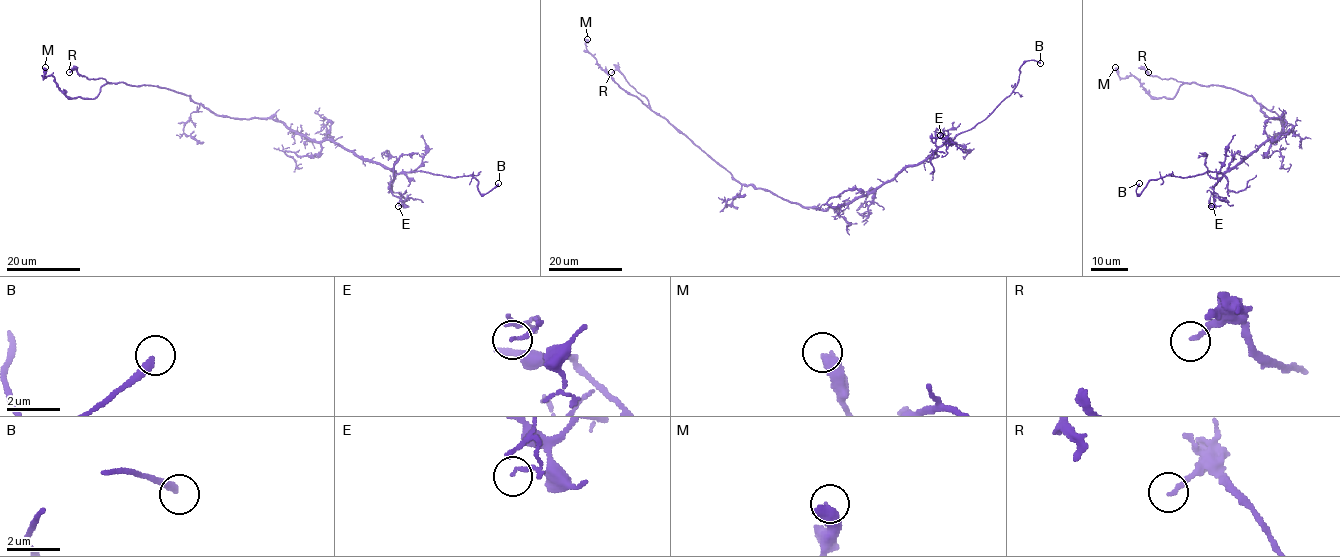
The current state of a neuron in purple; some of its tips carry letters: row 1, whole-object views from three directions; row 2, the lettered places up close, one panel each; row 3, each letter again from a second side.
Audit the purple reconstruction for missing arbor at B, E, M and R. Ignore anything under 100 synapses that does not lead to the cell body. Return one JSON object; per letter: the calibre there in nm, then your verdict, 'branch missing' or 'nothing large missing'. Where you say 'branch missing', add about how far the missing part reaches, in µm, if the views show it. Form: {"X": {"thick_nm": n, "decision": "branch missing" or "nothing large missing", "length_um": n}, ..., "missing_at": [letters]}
{"B": {"thick_nm": 280, "decision": "branch missing", "length_um": 10}, "E": {"thick_nm": 120, "decision": "nothing large missing"}, "M": {"thick_nm": 460, "decision": "nothing large missing"}, "R": {"thick_nm": 160, "decision": "nothing large missing"}, "missing_at": ["B"]}

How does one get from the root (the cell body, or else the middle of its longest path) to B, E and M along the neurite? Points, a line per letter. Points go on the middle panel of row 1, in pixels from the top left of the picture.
B: (809, 207), (827, 210), (845, 205), (922, 163), (1006, 98), (1025, 61), (1040, 63)
E: (809, 207), (827, 210), (872, 193), (924, 161), (936, 148), (932, 137), (947, 137), (947, 147), (940, 135)
M: (809, 207), (801, 207), (769, 191), (738, 183), (664, 118), (625, 92), (588, 51), (587, 39)

